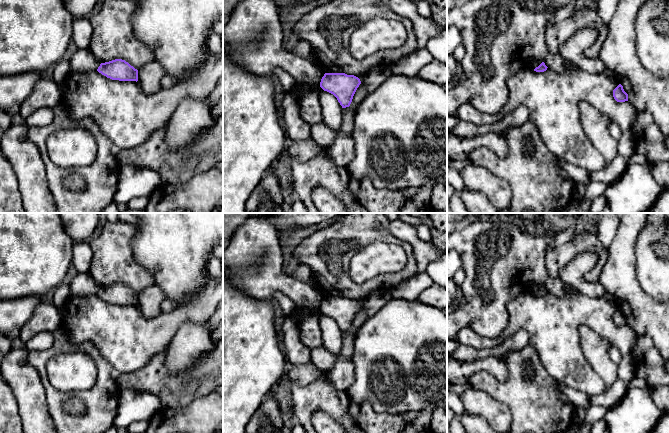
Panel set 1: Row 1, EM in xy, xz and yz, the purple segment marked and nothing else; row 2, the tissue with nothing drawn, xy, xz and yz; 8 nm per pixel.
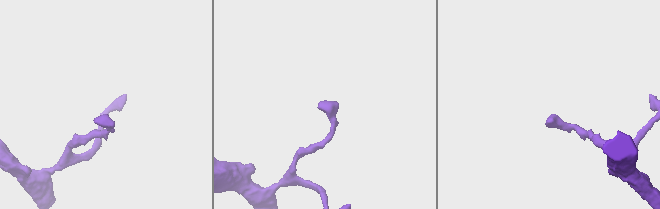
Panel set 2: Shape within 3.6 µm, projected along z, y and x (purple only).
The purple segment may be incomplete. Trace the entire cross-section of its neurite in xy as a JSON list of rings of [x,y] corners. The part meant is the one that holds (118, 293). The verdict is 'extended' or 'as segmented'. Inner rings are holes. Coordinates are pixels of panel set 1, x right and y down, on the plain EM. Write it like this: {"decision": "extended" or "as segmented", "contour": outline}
{"decision": "as segmented", "contour": [[[122,283],[101,287],[97,295],[112,304],[138,305],[138,294]]]}

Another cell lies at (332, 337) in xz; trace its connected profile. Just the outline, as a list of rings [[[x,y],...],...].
[[[323,315],[320,318],[320,330],[323,346],[332,353],[339,353],[342,348],[343,332],[337,322],[333,318]]]

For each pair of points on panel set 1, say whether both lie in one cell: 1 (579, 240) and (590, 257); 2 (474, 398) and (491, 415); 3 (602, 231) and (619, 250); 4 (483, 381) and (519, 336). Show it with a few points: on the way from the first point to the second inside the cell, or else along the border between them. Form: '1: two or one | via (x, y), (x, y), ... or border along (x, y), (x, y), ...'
1: two | border along (598, 255), (594, 252), (580, 252), (567, 264)
2: one | via (478, 402), (487, 411)
3: two | border along (619, 223), (615, 236), (607, 250)
4: two | border along (523, 348), (517, 351), (510, 351), (503, 361)

